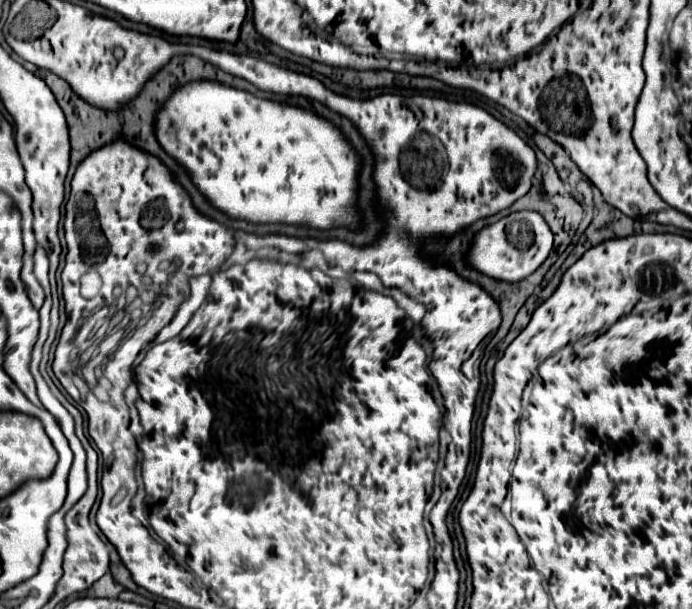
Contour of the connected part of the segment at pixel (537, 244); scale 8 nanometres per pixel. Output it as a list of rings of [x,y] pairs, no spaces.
[[[523,210],[523,212],[513,212],[499,222],[483,228],[473,242],[473,248],[469,252],[471,266],[477,268],[479,272],[507,280],[507,282],[519,282],[533,274],[549,256],[553,248],[553,232],[549,224],[539,216],[539,212]]]

